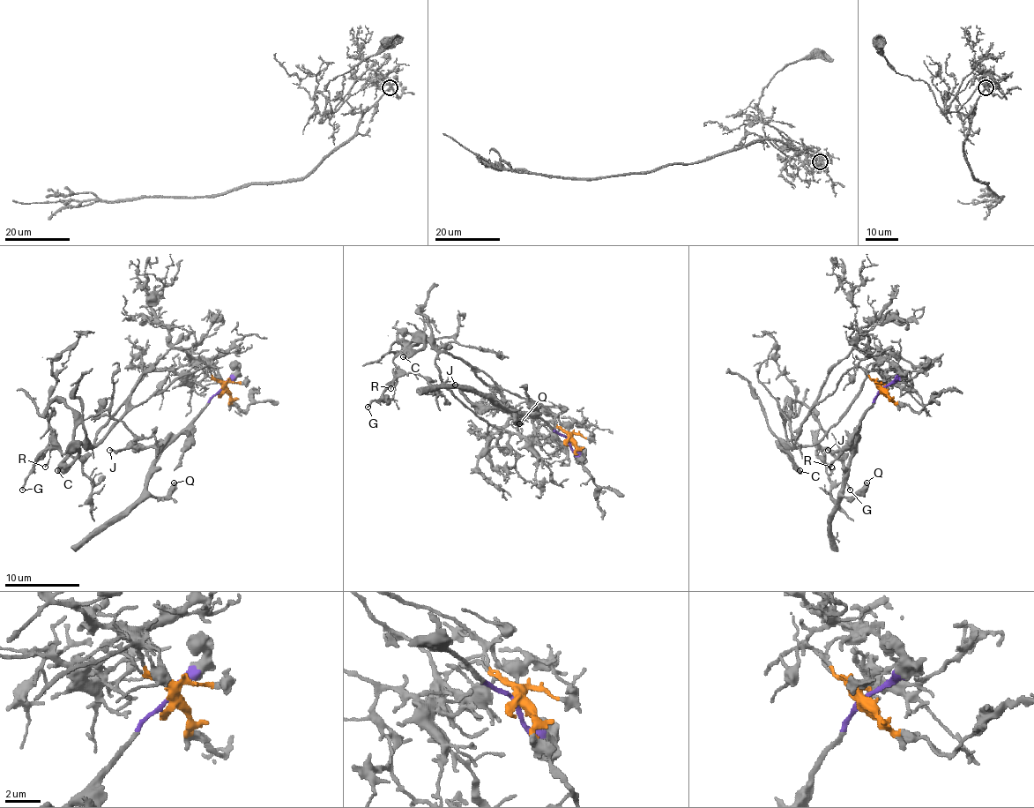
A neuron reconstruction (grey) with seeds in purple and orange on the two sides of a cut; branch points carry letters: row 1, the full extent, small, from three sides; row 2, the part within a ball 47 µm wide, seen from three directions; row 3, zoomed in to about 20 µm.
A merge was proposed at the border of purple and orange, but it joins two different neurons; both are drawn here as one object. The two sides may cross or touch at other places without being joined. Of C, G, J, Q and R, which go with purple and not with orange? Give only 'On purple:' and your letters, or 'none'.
On purple: J, Q

